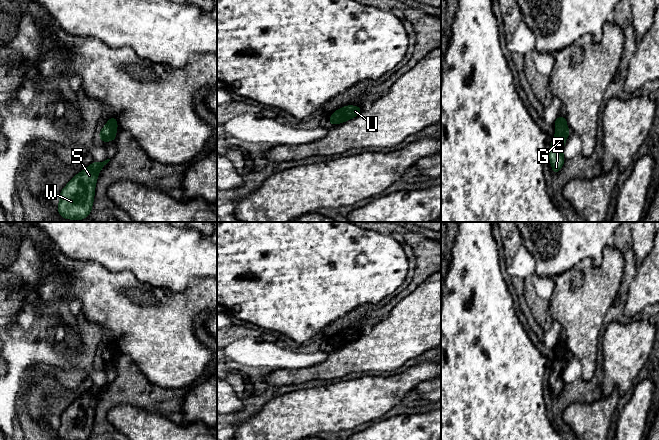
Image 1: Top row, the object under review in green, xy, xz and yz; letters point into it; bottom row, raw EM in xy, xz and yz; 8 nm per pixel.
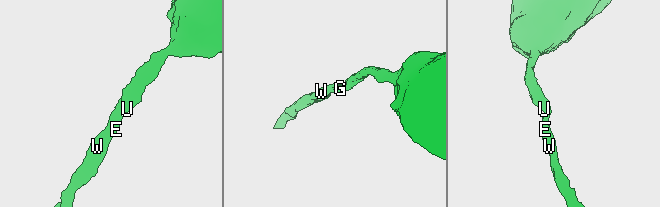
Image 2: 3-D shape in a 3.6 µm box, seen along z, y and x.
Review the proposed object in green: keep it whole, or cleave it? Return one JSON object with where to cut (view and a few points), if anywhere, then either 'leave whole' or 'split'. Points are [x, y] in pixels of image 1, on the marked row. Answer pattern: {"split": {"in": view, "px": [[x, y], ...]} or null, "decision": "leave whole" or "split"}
{"split": null, "decision": "leave whole"}

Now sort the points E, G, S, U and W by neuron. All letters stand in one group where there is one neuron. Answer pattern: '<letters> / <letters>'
E G S U W

